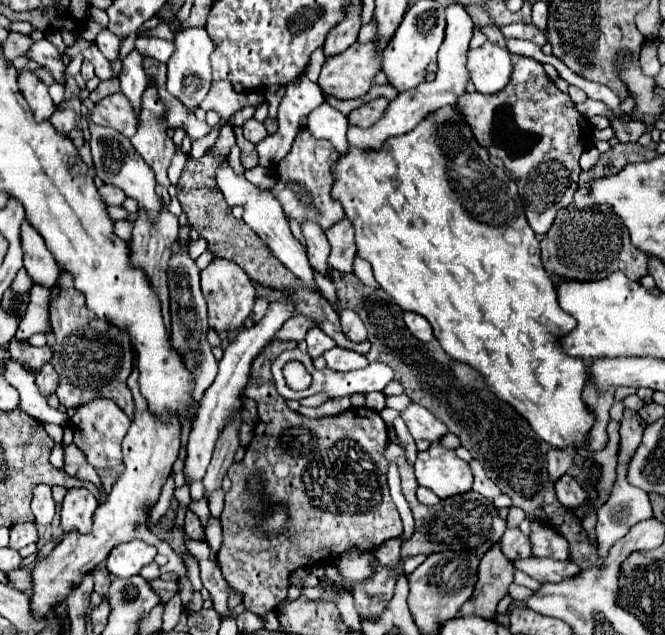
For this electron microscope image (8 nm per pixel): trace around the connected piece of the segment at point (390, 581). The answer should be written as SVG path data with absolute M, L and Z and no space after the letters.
M387 568L369 576L361 584L353 584L352 592L355 598L355 608L361 618L377 618L393 598L395 590L395 574Z

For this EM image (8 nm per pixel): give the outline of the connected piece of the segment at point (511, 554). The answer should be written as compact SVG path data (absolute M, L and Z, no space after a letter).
M507 528L505 534L501 536L499 544L501 544L501 552L509 560L531 556L531 542L519 528Z

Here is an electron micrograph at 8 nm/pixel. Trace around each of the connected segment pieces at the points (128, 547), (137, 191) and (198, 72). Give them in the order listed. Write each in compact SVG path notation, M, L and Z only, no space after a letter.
M131 540L127 544L119 544L111 550L105 566L107 570L117 578L129 578L137 576L139 570L153 562L157 554L157 548L143 542L143 540Z
M89 122L89 146L93 154L93 164L95 164L95 174L105 182L121 188L127 198L133 198L137 202L137 210L145 210L149 220L157 220L159 212L163 210L161 198L155 194L155 174L153 170L141 160L137 150L133 148L131 140L115 132L113 128L103 128L93 122Z
M185 28L175 36L175 46L177 50L167 62L167 90L177 96L187 108L197 110L212 82L210 56L213 52L213 42L205 28Z

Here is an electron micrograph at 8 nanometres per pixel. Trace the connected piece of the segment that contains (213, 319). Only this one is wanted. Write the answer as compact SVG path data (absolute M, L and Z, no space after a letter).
M215 258L201 272L201 288L209 306L209 326L213 330L227 330L227 332L239 330L245 318L251 314L255 302L255 288L251 284L251 278L245 274L245 270L231 260Z

